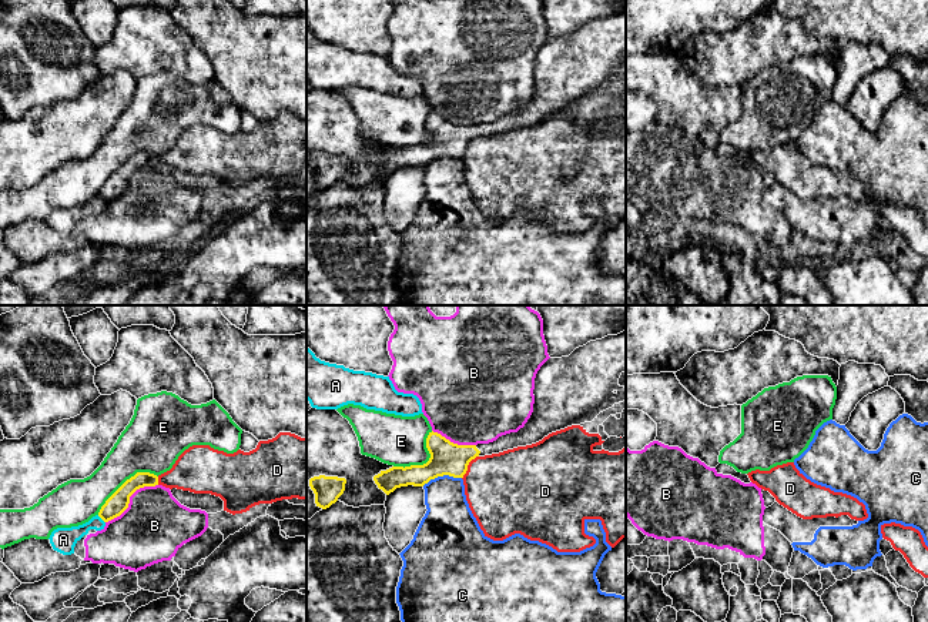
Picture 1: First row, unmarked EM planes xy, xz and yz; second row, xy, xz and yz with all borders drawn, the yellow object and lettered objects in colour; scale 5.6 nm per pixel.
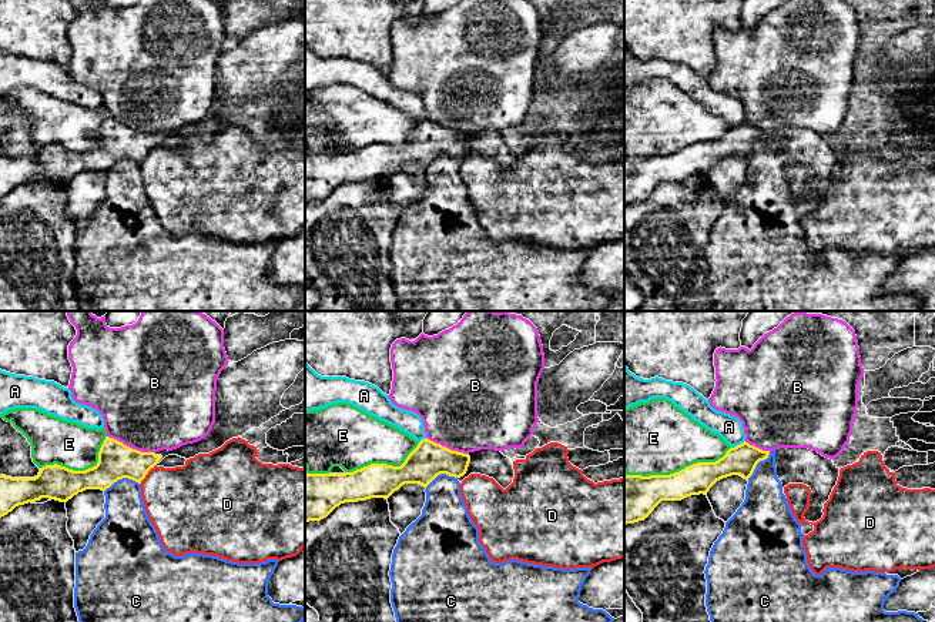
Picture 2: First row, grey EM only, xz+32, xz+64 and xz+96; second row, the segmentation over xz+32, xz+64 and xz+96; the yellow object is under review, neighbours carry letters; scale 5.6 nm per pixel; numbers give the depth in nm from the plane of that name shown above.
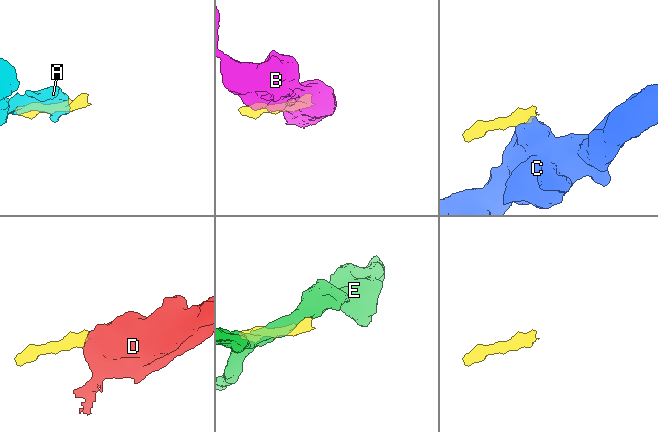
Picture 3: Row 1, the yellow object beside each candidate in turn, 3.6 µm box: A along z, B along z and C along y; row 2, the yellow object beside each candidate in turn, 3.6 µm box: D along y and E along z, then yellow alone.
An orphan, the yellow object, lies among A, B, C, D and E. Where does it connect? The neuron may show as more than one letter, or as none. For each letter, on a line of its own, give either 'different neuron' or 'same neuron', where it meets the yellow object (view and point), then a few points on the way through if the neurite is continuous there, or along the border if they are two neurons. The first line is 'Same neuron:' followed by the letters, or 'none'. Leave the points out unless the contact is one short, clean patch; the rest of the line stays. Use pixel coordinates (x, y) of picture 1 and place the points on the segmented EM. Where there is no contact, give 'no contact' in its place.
Same neuron: none
A: different neuron | xy (101, 518) | along xy (97, 515), (104, 522)
B: different neuron | xy (129, 500) | along xy (157, 484), (140, 487), (130, 497), (129, 505), (106, 522)
C: different neuron | xz (441, 475) | along xz (461, 477), (438, 475), (422, 485)
D: different neuron | xz (466, 467) | along xz (478, 455), (469, 462), (462, 478)
E: different neuron | xy (124, 482)

